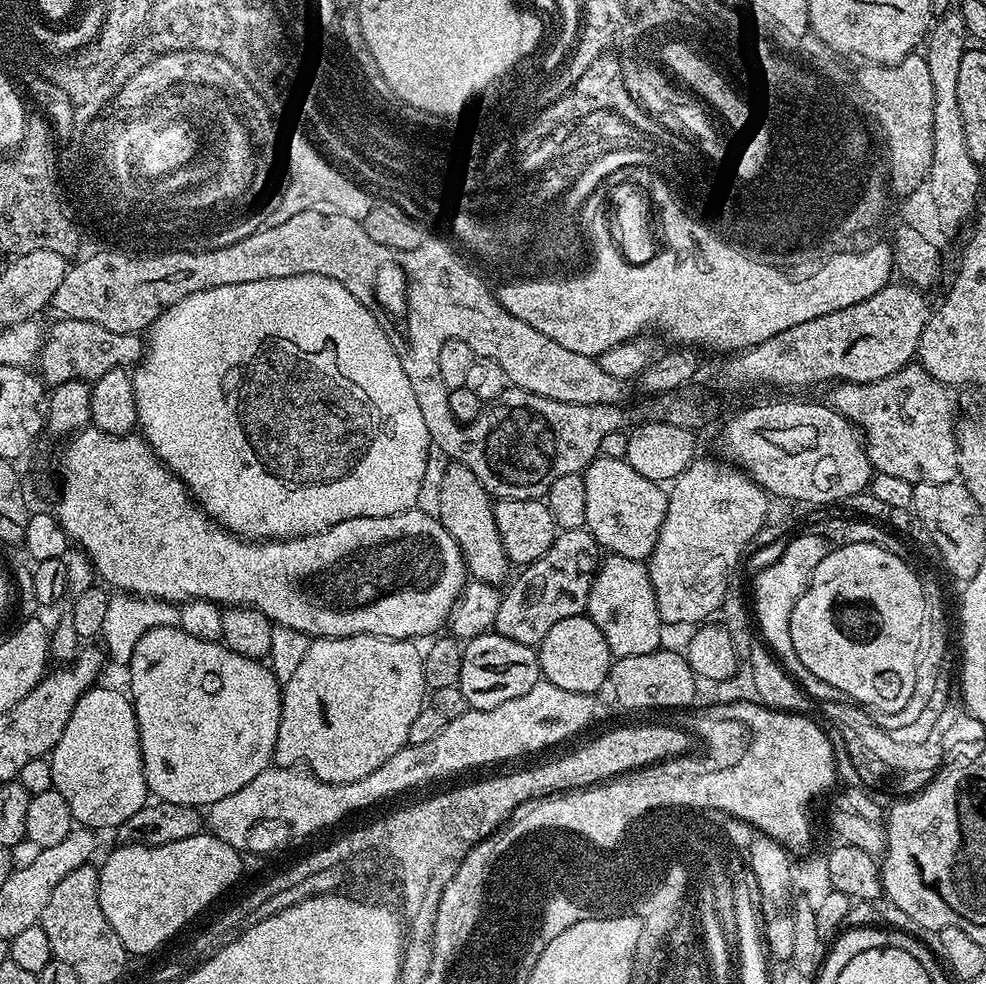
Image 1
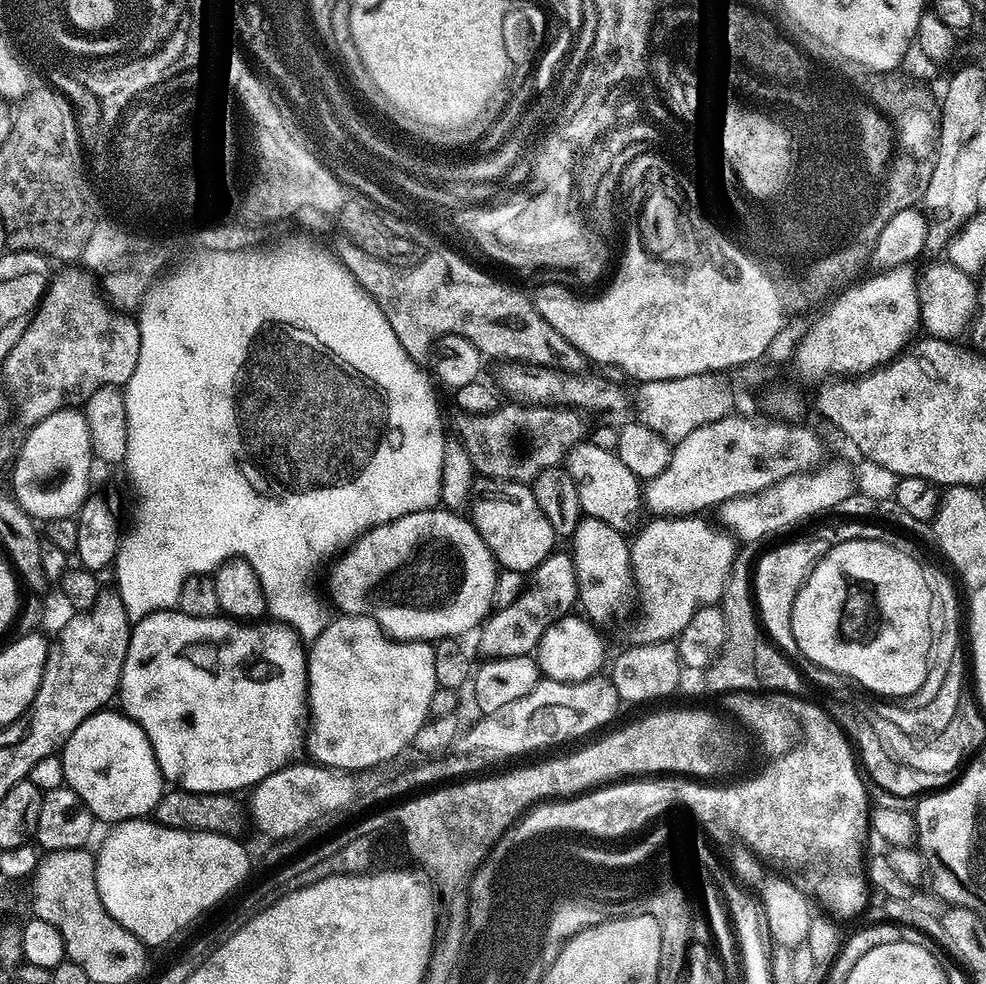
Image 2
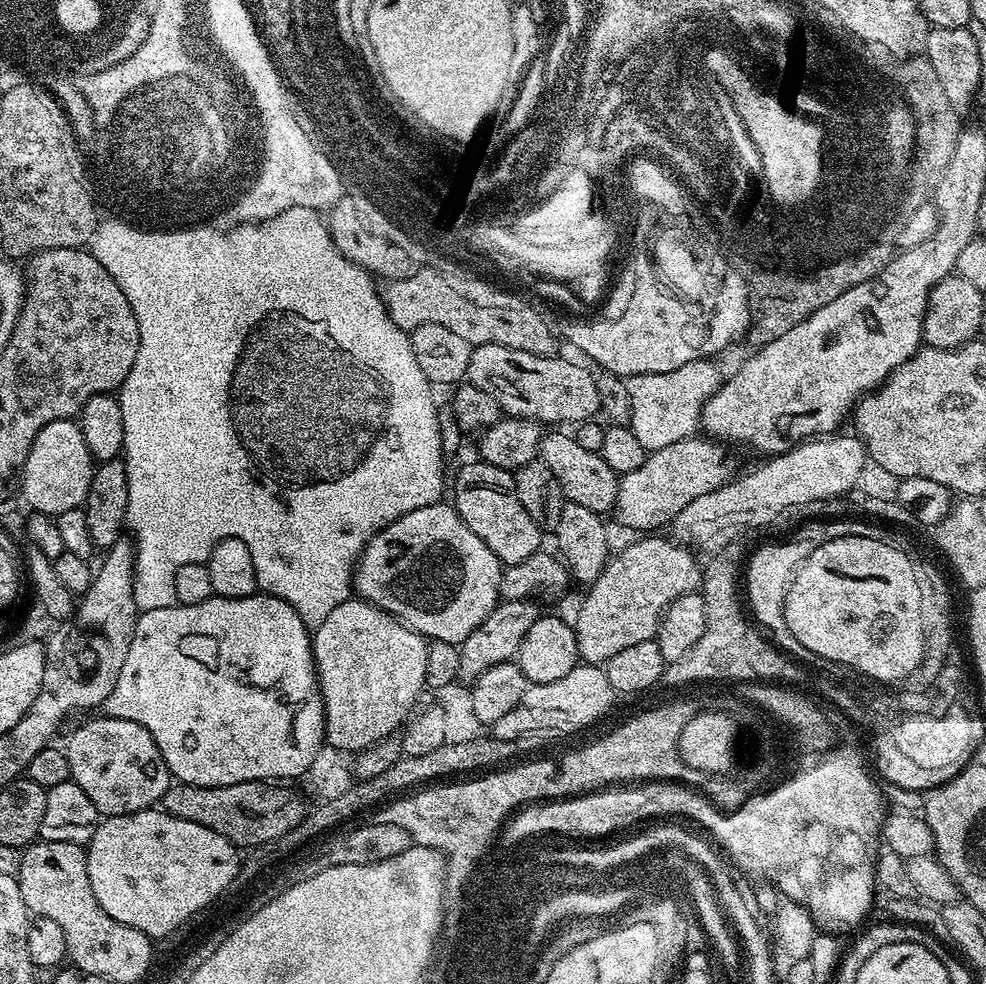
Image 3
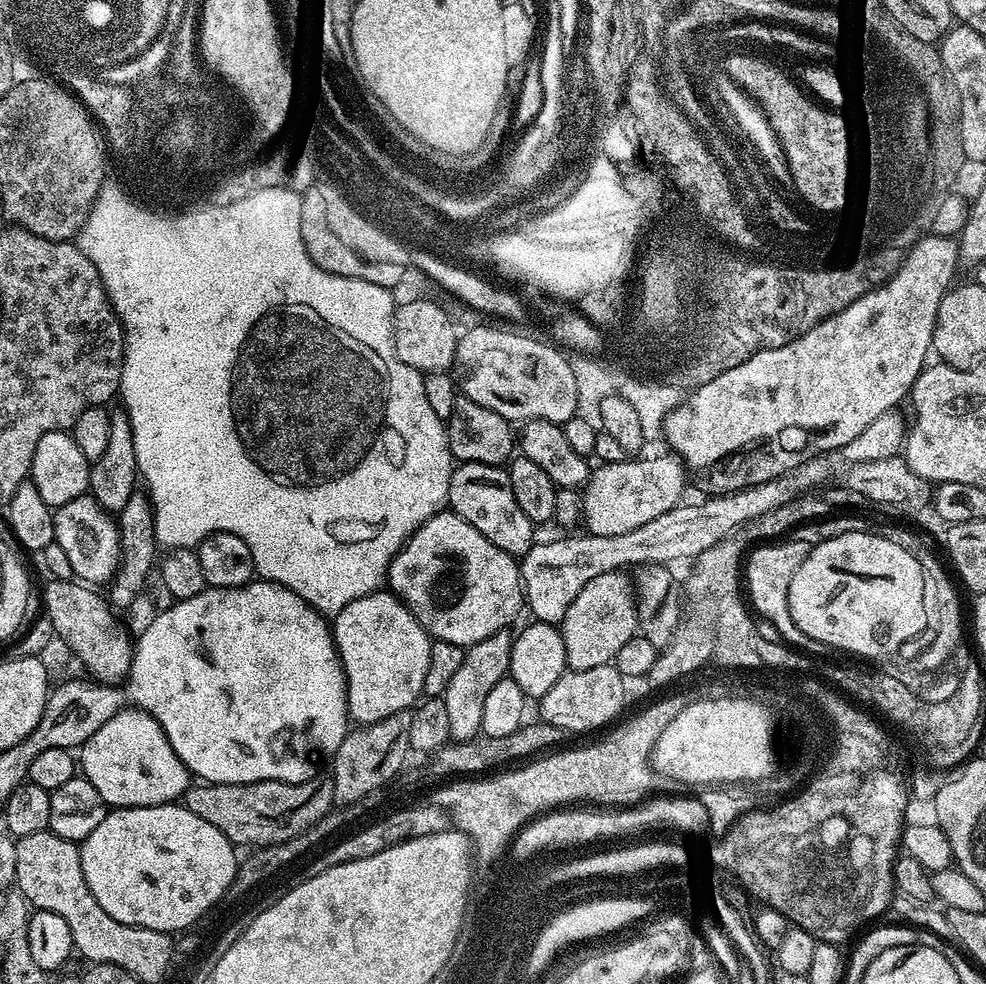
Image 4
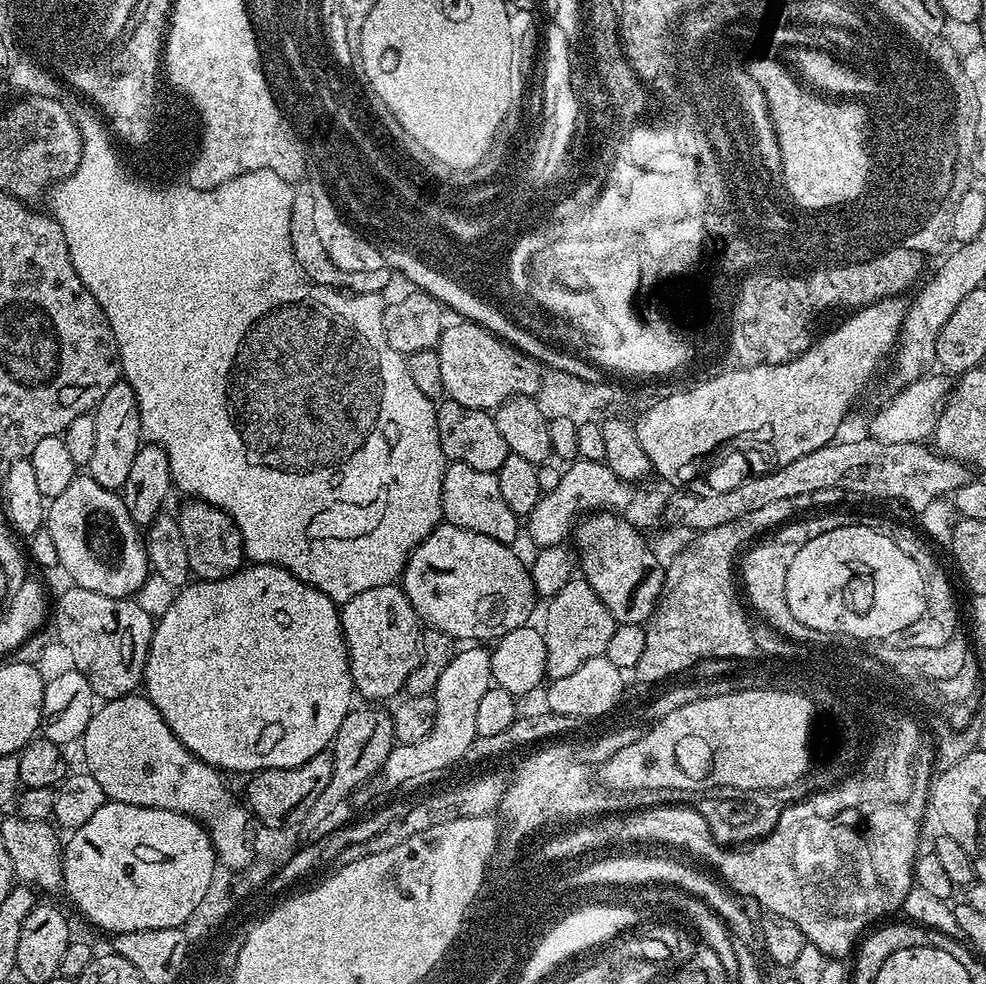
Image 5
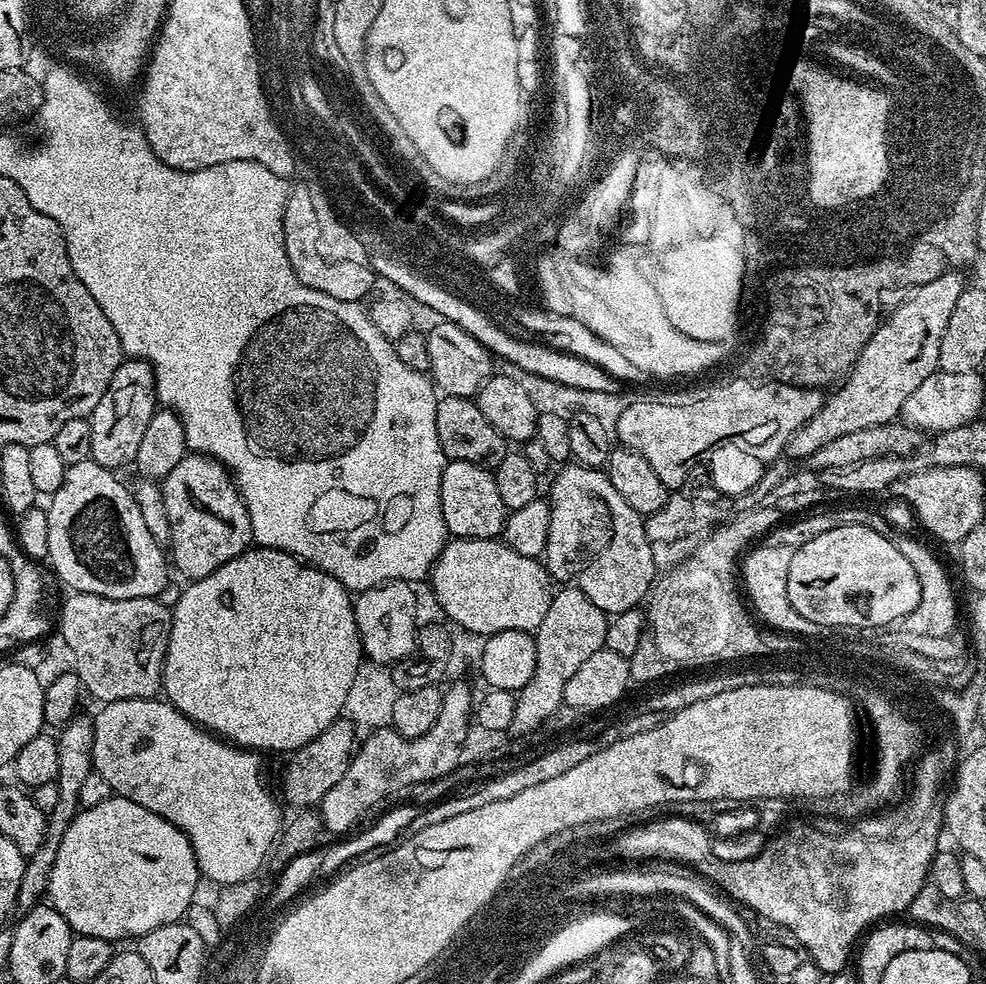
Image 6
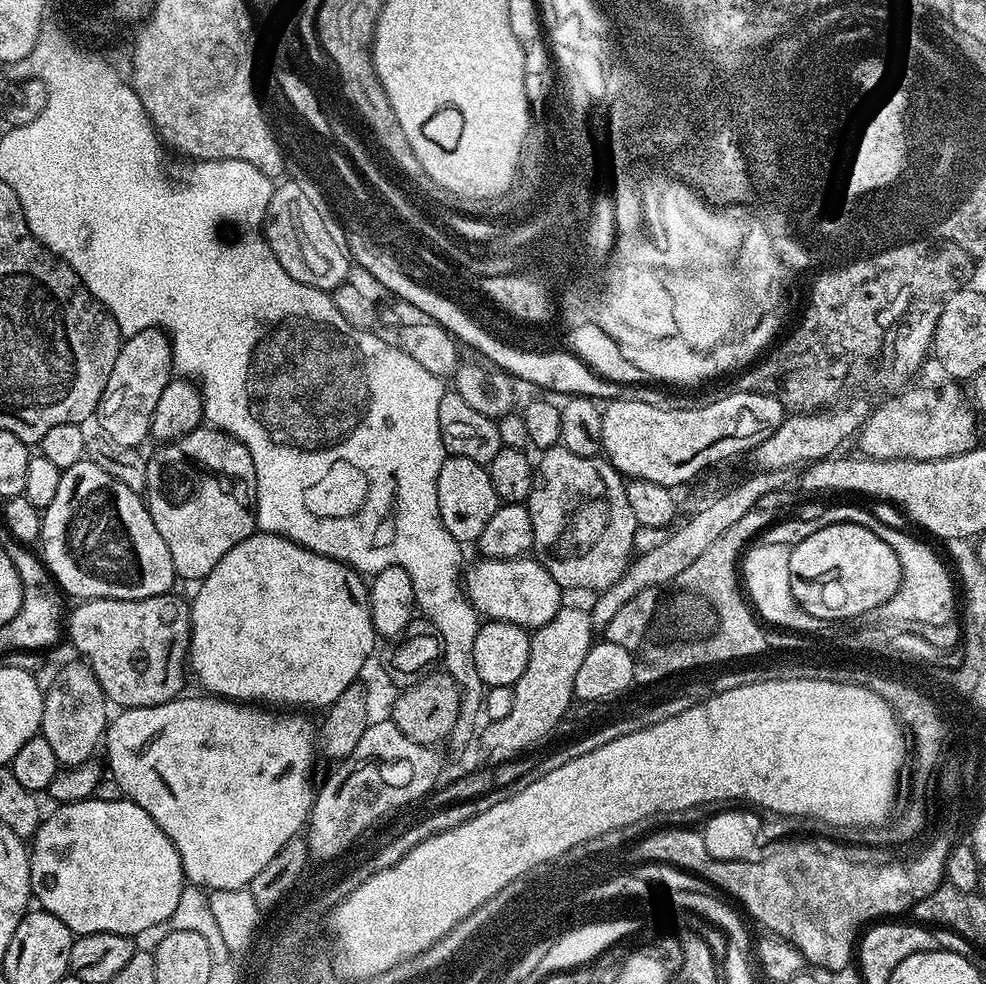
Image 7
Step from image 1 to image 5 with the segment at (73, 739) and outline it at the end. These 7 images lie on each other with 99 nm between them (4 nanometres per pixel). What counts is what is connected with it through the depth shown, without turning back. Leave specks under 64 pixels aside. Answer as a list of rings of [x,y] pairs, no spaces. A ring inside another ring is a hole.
[[[129,694],[127,696],[119,696],[116,700],[110,700],[101,703],[99,707],[95,709],[90,718],[90,722],[86,726],[84,735],[82,737],[82,745],[84,744],[84,760],[86,763],[86,770],[91,776],[98,781],[98,786],[102,786],[105,797],[109,801],[118,804],[129,804],[130,806],[142,806],[143,808],[153,808],[154,810],[174,810],[175,812],[181,812],[187,816],[194,816],[201,824],[208,830],[208,837],[212,839],[212,845],[216,851],[217,861],[225,869],[239,870],[247,867],[249,861],[253,857],[253,849],[250,847],[250,832],[248,836],[248,816],[250,820],[250,812],[243,803],[236,804],[236,796],[228,789],[228,784],[225,773],[219,768],[215,768],[213,764],[208,764],[205,760],[200,760],[194,755],[193,752],[188,750],[184,743],[178,739],[175,734],[172,733],[172,728],[164,721],[162,714],[155,706],[152,705],[152,701],[148,699],[144,694]]]

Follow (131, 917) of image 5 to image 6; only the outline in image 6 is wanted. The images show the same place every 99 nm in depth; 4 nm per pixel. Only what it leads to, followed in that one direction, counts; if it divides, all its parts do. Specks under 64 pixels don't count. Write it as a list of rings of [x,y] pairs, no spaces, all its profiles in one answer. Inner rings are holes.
[[[114,794],[98,806],[77,811],[76,816],[70,822],[70,826],[66,826],[66,834],[62,834],[62,842],[58,845],[58,858],[54,858],[54,870],[50,870],[46,900],[50,907],[58,910],[58,914],[62,914],[62,918],[66,918],[66,922],[71,926],[73,933],[118,942],[123,936],[139,938],[158,926],[183,921],[188,915],[189,908],[197,899],[196,887],[199,884],[202,884],[200,867],[192,849],[192,843],[186,838],[186,834],[182,830],[178,830],[178,826],[166,822],[166,818],[158,818],[158,814],[138,806],[138,802],[130,802],[126,798]]]

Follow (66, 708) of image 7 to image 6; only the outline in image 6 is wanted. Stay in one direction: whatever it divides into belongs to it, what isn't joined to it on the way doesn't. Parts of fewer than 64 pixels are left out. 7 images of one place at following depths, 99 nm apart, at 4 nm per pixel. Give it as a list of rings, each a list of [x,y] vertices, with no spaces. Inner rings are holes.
[[[80,714],[59,729],[56,736],[58,742],[58,778],[56,782],[60,786],[60,805],[53,812],[47,813],[48,829],[44,835],[42,846],[38,846],[38,850],[34,850],[34,854],[24,861],[22,886],[18,886],[18,898],[16,899],[16,908],[21,913],[30,911],[48,895],[50,870],[54,870],[54,858],[58,858],[58,845],[62,842],[62,834],[66,834],[66,826],[70,826],[70,822],[78,811],[78,797],[82,782],[86,782],[86,778],[90,778],[90,774],[94,771],[92,766],[94,730],[92,726],[93,721],[89,717],[87,720]]]

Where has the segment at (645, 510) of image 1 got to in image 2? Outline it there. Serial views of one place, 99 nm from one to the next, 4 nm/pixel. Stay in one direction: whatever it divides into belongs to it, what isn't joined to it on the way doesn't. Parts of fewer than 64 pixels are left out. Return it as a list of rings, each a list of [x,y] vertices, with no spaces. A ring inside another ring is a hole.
[[[591,442],[578,443],[568,451],[566,471],[574,478],[574,486],[578,486],[580,511],[585,517],[600,519],[623,534],[631,533],[641,523],[642,481],[622,466],[615,452],[602,450]]]

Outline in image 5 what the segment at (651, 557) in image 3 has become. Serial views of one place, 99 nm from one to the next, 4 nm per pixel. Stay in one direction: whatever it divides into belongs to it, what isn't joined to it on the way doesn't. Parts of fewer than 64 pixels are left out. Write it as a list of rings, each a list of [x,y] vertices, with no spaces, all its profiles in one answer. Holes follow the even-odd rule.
[[[583,578],[568,580],[547,604],[548,613],[544,616],[542,631],[546,642],[547,679],[553,681],[566,678],[566,674],[574,674],[582,662],[604,655],[606,646],[610,646],[610,636],[614,634],[617,622],[599,594]]]

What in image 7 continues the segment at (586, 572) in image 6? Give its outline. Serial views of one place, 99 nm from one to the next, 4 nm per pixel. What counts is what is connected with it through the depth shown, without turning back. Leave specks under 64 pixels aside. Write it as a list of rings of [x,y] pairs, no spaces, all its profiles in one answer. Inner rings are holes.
[[[559,444],[552,448],[547,448],[541,453],[541,460],[537,461],[531,486],[531,493],[527,498],[528,513],[530,514],[531,526],[534,531],[534,538],[532,539],[532,554],[533,557],[539,561],[548,574],[556,582],[558,582],[562,590],[594,590],[593,592],[601,592],[612,586],[625,573],[631,563],[635,548],[633,546],[633,538],[639,524],[634,518],[634,512],[630,508],[627,483],[622,475],[609,461],[602,456],[591,456],[590,458],[583,458],[578,454],[573,454],[570,450]]]

